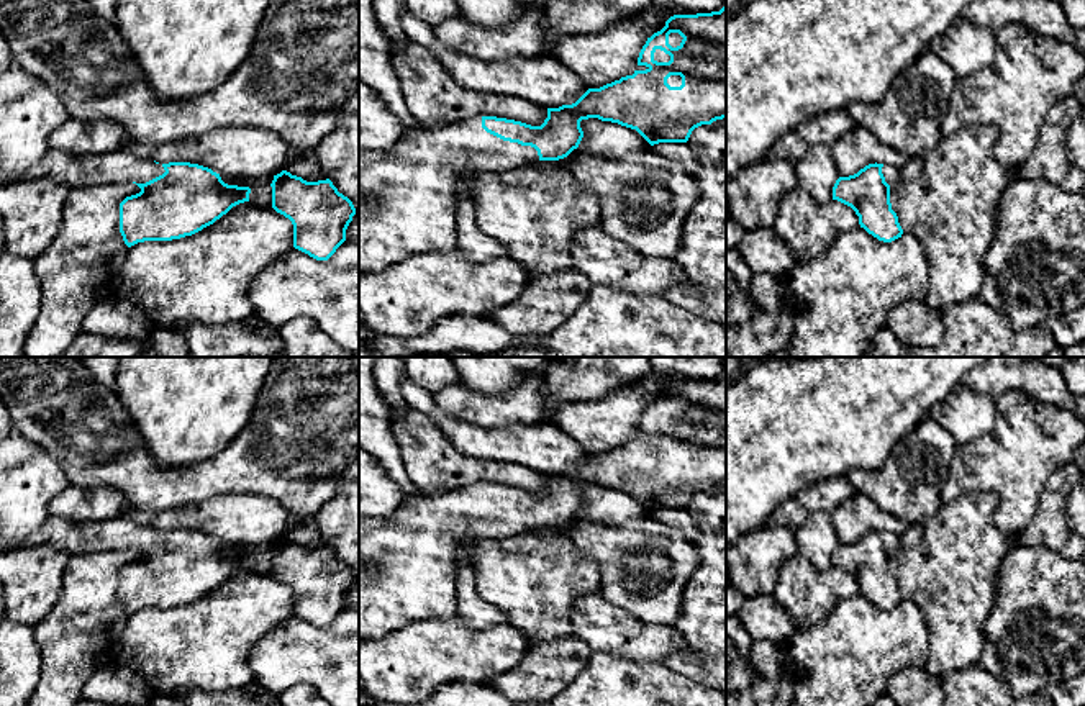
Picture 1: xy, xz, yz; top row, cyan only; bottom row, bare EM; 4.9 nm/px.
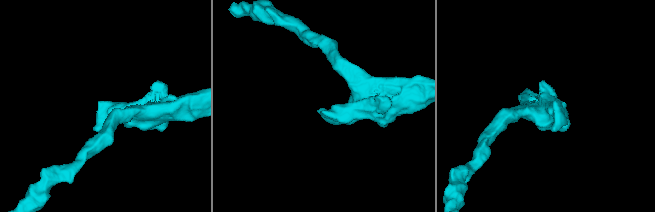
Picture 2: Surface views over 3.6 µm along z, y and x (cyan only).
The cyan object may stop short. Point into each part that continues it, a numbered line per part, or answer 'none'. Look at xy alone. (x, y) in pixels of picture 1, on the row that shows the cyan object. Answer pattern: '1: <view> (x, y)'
1: xy (74, 171)

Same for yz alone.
1: yz (890, 172)

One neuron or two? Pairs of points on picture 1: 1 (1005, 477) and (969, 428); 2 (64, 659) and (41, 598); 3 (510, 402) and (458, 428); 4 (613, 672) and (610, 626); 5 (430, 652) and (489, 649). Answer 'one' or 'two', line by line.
1: two
2: two
3: two
4: two
5: one

